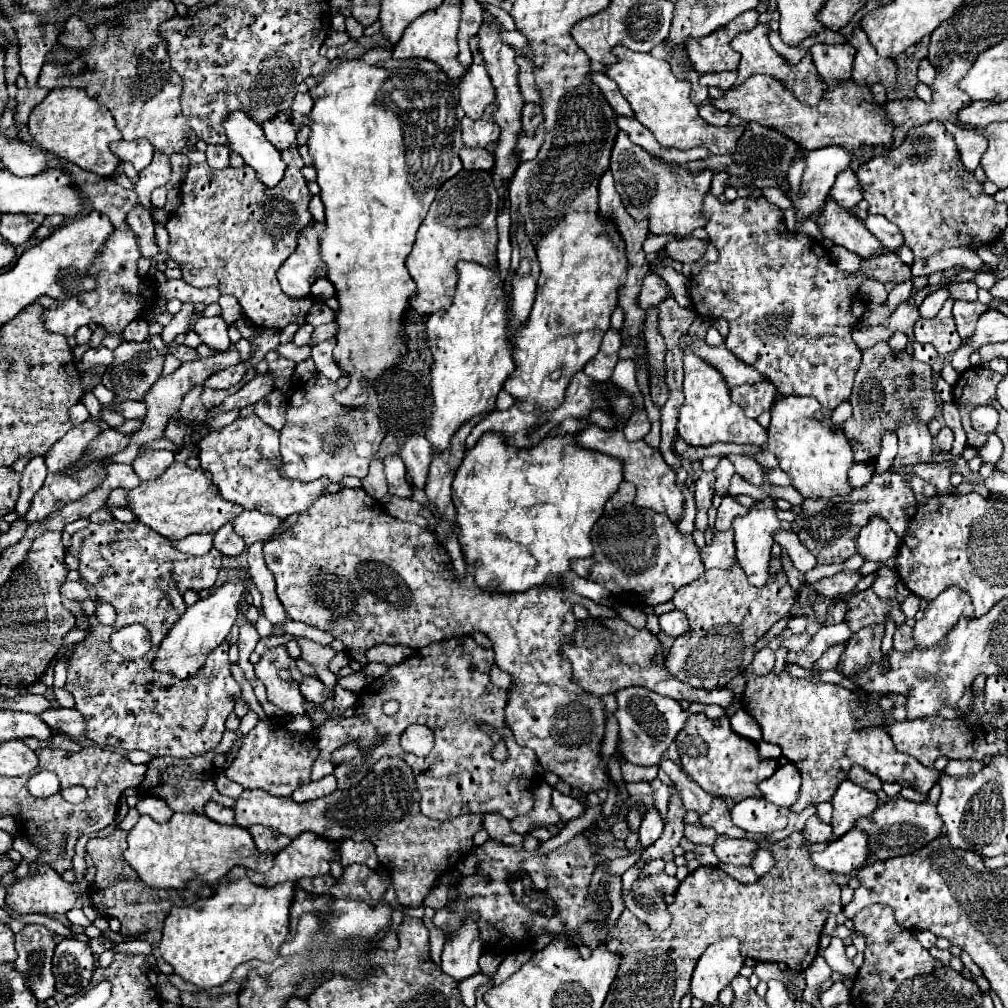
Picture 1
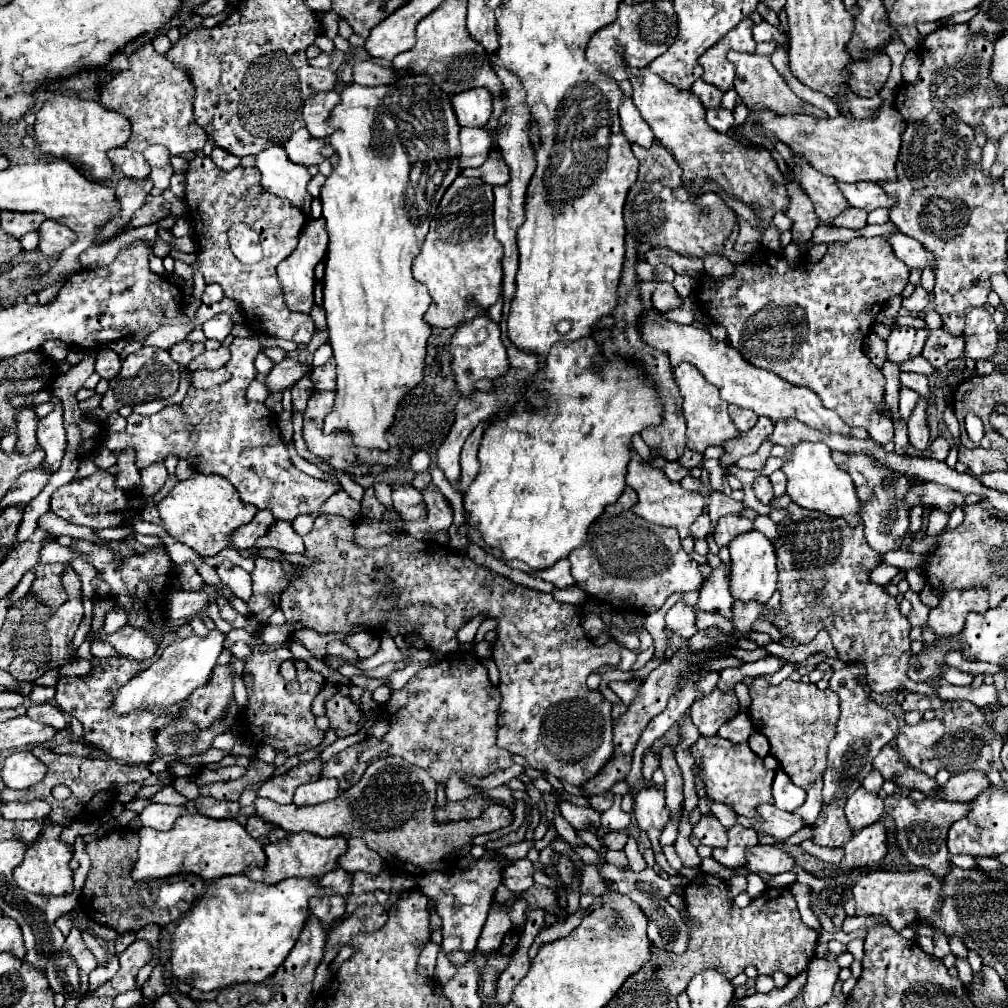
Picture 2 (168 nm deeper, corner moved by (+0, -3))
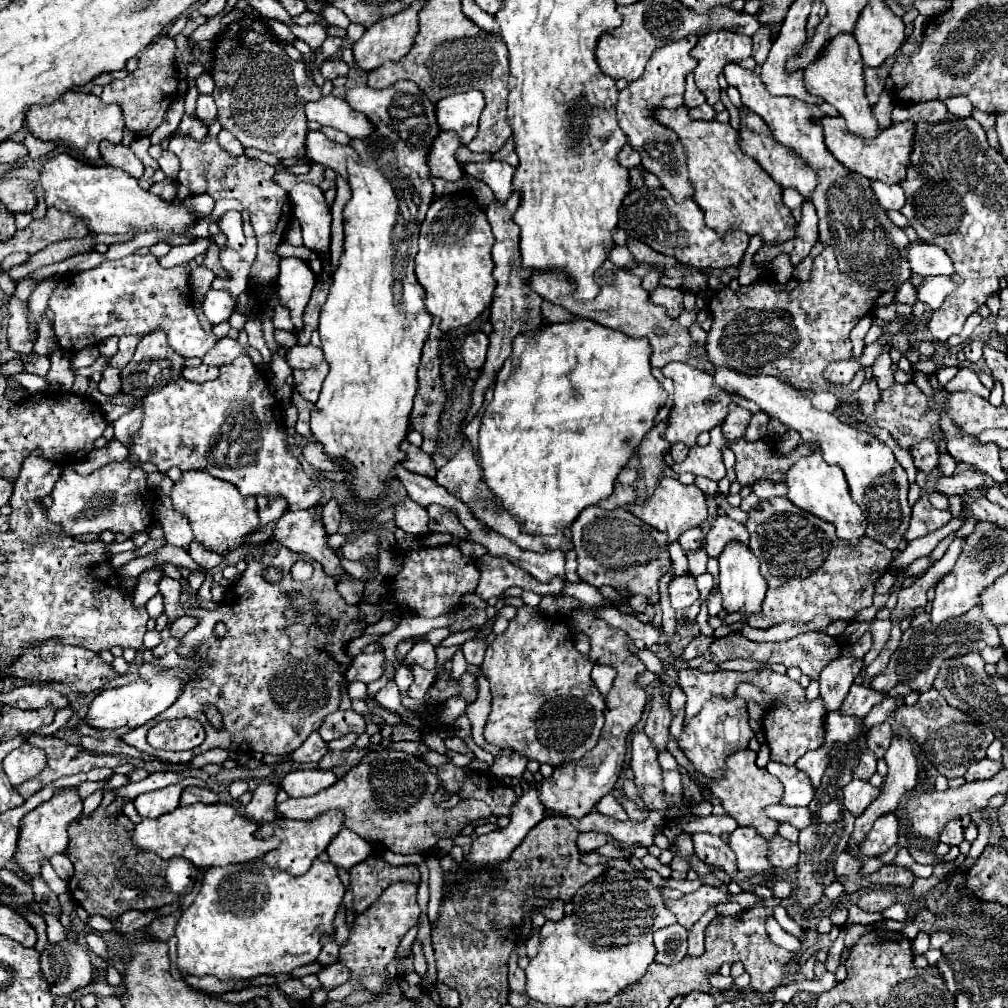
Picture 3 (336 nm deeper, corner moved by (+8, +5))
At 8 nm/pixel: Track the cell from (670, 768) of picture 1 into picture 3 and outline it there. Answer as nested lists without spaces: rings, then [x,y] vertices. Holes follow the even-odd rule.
[[[696,832],[692,834],[694,840],[694,852],[698,854],[700,860],[704,860],[706,864],[714,864],[720,866],[722,870],[726,870],[730,874],[730,878],[736,876],[736,856],[732,852],[732,848],[714,834],[706,834],[706,832]]]

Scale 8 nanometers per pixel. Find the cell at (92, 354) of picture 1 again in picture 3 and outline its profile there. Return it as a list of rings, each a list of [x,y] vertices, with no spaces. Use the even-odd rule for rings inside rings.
[[[106,366],[102,372],[102,382],[98,384],[98,390],[106,396],[114,396],[120,392],[120,368]]]

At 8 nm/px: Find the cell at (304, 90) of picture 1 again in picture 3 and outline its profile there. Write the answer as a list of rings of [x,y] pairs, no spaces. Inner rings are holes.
[[[330,94],[330,96],[322,96],[320,100],[308,102],[304,108],[308,120],[316,120],[322,126],[342,130],[352,138],[364,138],[368,136],[368,132],[372,132],[368,118],[362,112],[352,110],[344,98]]]

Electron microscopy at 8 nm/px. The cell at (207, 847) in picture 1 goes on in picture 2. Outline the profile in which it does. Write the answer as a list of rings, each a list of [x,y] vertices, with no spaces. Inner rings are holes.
[[[202,814],[180,816],[176,824],[166,830],[140,828],[140,846],[138,862],[132,868],[134,880],[146,878],[168,878],[172,874],[190,872],[204,880],[216,880],[228,874],[242,874],[250,864],[262,866],[266,862],[264,844],[266,840],[254,840],[248,836],[246,828],[236,820],[216,820]]]

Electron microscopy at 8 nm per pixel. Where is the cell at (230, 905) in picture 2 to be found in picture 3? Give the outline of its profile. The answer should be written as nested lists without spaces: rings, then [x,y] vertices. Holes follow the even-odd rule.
[[[260,860],[248,864],[232,864],[226,868],[208,868],[202,888],[192,906],[182,912],[176,924],[178,960],[176,966],[182,974],[190,976],[216,976],[220,980],[248,980],[254,976],[288,974],[295,968],[314,962],[322,950],[320,934],[334,932],[334,914],[342,902],[344,886],[338,878],[334,864],[314,860],[310,870],[302,876],[290,876],[276,868],[264,866]]]

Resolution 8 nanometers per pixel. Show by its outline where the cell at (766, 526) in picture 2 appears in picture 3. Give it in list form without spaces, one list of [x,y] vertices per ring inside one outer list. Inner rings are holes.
[[[716,498],[716,502],[718,502],[720,508],[724,508],[724,512],[726,512],[732,520],[736,520],[736,522],[746,522],[746,520],[748,520],[748,512],[744,512],[744,510],[740,510],[740,508],[734,508],[734,506],[726,504],[722,498]]]

